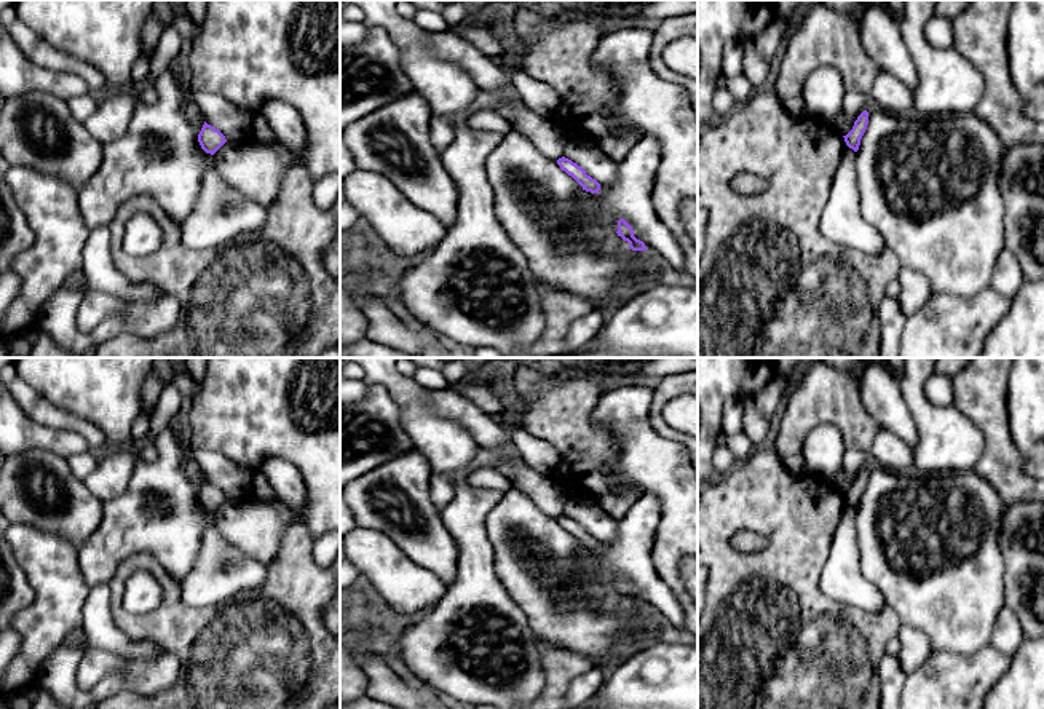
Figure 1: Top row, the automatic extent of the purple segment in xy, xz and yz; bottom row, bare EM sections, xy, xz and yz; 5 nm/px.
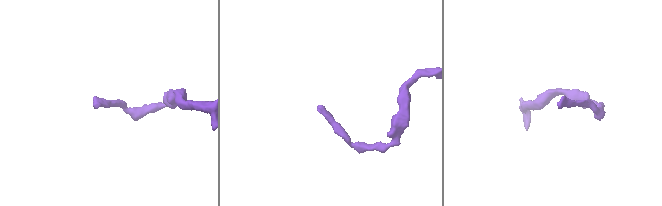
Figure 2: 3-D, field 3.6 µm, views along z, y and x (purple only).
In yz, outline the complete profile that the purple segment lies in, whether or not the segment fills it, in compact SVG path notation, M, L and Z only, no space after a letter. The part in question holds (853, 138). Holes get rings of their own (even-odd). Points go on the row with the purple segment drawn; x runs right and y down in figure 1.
M864 110L857 120L854 121L854 126L852 129L843 136L844 137L844 142L849 149L852 149L854 152L859 150L859 145L860 145L860 139L867 129L867 125L868 125L868 112Z

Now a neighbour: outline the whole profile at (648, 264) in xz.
M651 249L634 251L635 275L647 276L654 281L661 281L662 271L669 267L664 259L654 254Z

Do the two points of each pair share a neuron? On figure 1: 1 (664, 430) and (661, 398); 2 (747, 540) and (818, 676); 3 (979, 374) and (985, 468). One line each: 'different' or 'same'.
1: same
2: different
3: same

